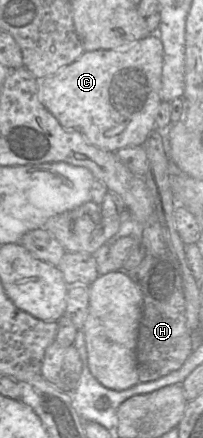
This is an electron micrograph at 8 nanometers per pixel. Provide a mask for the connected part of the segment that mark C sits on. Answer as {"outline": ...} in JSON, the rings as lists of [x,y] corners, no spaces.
{"outline":[[[156,34],[126,48],[84,51],[73,63],[57,73],[37,79],[38,98],[42,105],[66,130],[78,130],[94,146],[109,152],[128,146],[144,146],[155,129],[160,98],[163,67],[163,45]]]}

